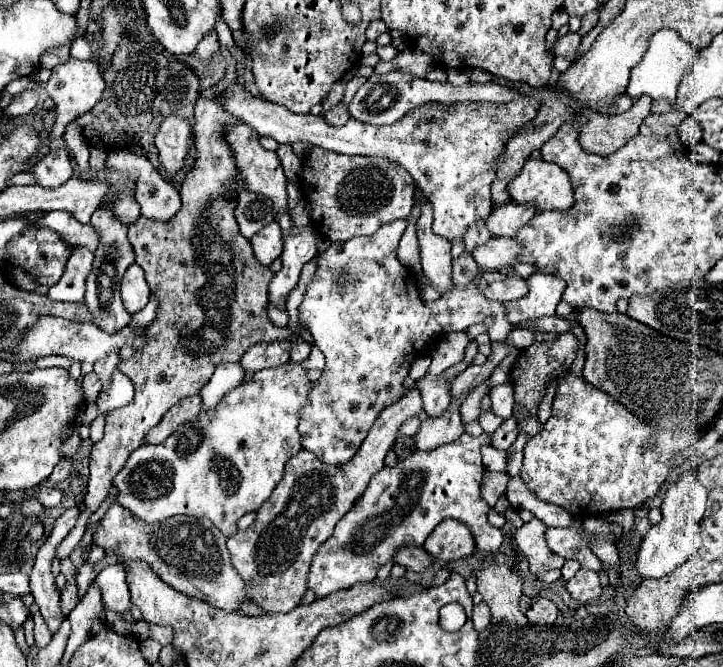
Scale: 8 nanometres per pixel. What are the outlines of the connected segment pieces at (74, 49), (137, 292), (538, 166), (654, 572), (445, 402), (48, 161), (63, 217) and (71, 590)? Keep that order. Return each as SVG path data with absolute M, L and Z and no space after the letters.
M81 37L81 41L75 41L73 45L71 45L70 49L70 57L79 59L79 57L83 57L83 59L91 59L93 55L91 55L91 49L89 49L89 43Z
M133 263L125 275L123 275L123 281L121 281L121 297L123 297L123 305L125 309L133 315L137 311L141 311L147 301L149 301L149 295L151 295L151 289L147 287L147 281L145 281L145 273L143 269Z
M527 159L521 173L511 179L507 193L513 203L533 205L537 211L567 211L573 207L573 189L565 171L543 159Z
M695 469L687 471L677 483L673 483L667 489L663 497L663 505L661 505L663 521L649 529L649 533L643 537L643 543L639 547L639 555L635 563L635 571L639 577L659 579L675 571L691 553L697 551L697 547L701 545L699 525L705 513L705 501L707 501L707 491L705 487L701 487L701 483L697 483Z
M443 375L439 377L423 377L417 383L421 395L423 395L424 411L428 416L440 417L447 411L451 403L451 391L447 387L447 381Z
M65 149L51 151L47 157L43 157L39 163L33 165L31 175L41 187L47 187L47 189L55 189L63 185L73 175L69 153Z
M51 211L45 217L41 217L37 221L37 225L55 231L71 247L83 245L83 247L91 249L93 253L97 251L99 237L95 235L95 229L91 225L79 223L73 215L67 215L67 211Z
M73 577L73 579L67 581L67 587L65 587L63 595L61 595L61 611L63 611L63 617L67 617L75 609L77 603L79 603L79 595L77 595L77 585L75 585L75 577Z

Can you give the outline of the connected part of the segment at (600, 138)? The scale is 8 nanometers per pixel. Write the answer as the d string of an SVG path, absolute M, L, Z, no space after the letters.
M639 97L633 107L621 115L601 115L601 113L591 113L591 111L583 111L583 123L581 123L581 135L579 141L583 145L583 149L587 153L595 153L595 155L611 155L617 149L621 149L631 137L635 137L639 133L639 125L643 123L643 119L651 113L651 99L647 97Z

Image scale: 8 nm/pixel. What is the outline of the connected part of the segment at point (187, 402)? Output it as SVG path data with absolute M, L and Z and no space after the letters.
M193 395L183 401L179 401L167 415L161 419L161 423L149 431L145 443L163 443L179 425L187 423L189 419L195 419L201 411L201 397Z

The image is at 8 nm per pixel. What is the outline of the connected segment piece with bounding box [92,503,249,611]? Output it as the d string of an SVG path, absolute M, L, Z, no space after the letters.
M113 503L95 527L92 540L95 545L103 547L105 553L119 553L121 561L147 561L153 571L173 589L193 599L201 599L215 609L239 611L241 601L249 599L247 587L235 571L225 547L227 537L209 519L175 515L159 523L143 523L141 519L135 519L135 515L131 515L131 511L125 507Z

